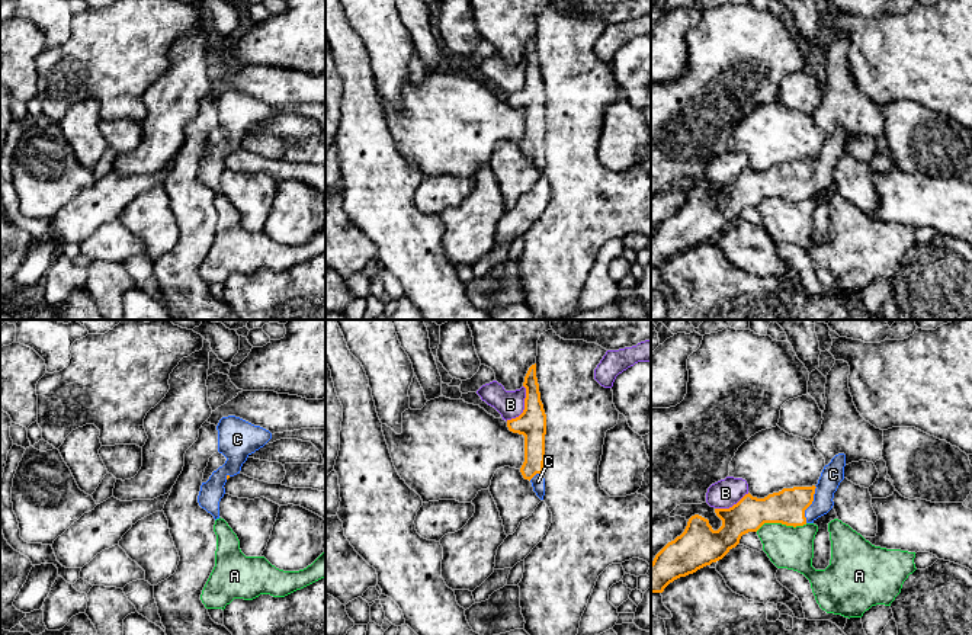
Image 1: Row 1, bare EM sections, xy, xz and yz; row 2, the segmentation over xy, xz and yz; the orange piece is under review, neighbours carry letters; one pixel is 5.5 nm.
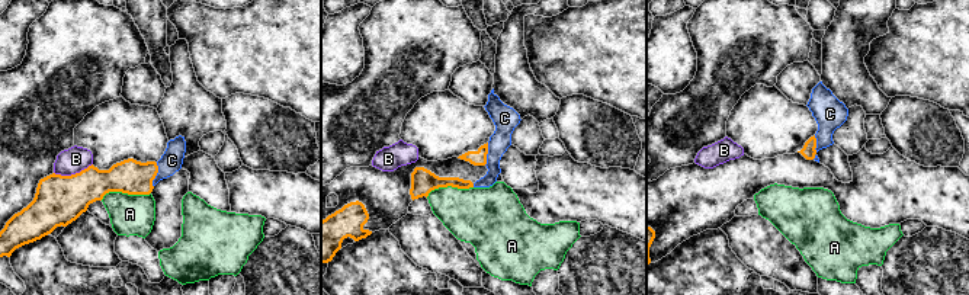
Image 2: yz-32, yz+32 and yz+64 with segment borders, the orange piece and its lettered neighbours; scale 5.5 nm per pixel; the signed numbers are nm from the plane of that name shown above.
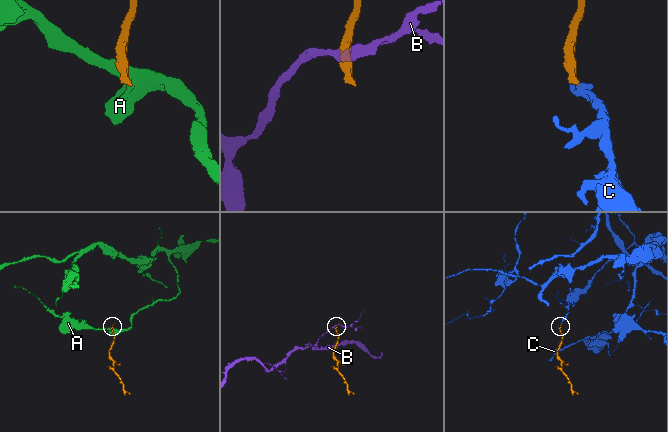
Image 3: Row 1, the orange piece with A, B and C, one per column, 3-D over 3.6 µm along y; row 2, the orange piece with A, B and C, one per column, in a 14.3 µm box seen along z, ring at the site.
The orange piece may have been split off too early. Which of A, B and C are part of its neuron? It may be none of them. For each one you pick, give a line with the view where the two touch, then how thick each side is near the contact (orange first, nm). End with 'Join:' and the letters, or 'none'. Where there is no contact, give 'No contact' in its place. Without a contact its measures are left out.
C: Touches orange in yz. Thickness 190 nm (orange) against 120 nm
Join: C

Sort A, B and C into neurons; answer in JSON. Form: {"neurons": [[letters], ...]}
{"neurons": [["A"], ["B"], ["C"]]}

